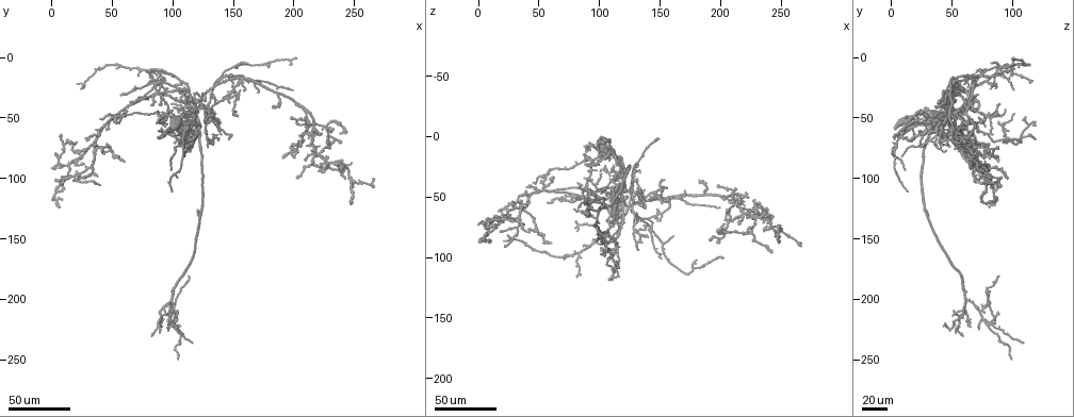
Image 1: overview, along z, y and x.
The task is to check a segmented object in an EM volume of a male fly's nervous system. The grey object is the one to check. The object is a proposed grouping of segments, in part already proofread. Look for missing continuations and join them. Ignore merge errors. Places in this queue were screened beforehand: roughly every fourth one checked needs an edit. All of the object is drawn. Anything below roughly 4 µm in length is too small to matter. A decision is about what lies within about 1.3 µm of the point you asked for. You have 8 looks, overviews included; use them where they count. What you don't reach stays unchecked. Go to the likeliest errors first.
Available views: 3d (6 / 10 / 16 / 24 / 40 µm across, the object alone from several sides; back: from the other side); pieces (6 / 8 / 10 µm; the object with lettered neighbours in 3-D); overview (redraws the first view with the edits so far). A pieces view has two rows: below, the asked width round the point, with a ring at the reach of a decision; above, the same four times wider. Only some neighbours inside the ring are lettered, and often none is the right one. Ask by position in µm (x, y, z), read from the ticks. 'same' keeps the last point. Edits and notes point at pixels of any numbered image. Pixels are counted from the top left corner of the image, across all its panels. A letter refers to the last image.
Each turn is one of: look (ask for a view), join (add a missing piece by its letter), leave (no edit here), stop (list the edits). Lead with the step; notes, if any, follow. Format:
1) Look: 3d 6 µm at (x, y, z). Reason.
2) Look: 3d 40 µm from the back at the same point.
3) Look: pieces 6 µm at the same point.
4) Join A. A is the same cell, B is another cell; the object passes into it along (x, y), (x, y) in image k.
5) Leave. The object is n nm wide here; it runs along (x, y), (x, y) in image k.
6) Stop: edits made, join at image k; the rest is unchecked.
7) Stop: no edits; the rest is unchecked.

Look: 3d 40 µm at (156, 28, 44). Tapers out.

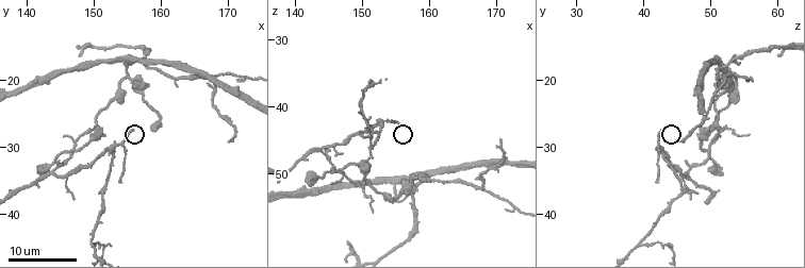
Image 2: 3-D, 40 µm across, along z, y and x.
Look: pieces 6 µm at (155.5, 27.0, 42.5).

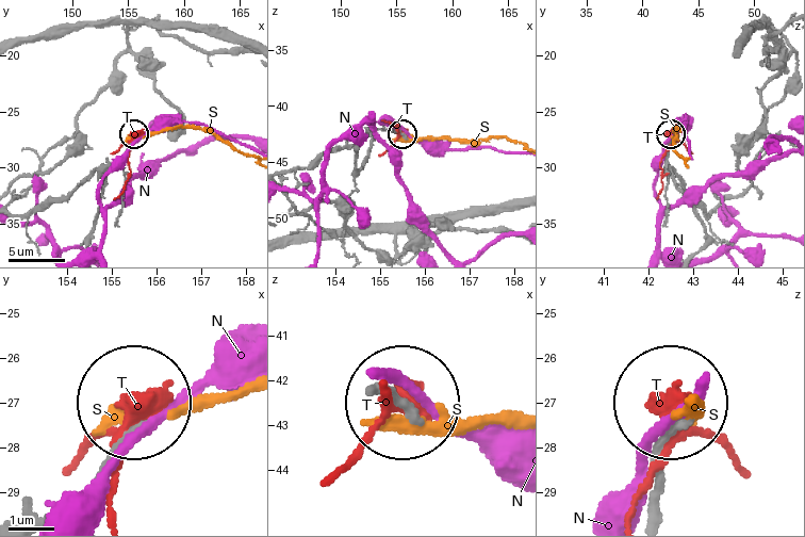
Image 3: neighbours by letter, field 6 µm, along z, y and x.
Leave. N, S and T are other cells; none of them fits.

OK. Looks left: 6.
Look: 3d 16 µm at (148.0, 16.0, 60.0). An open end.

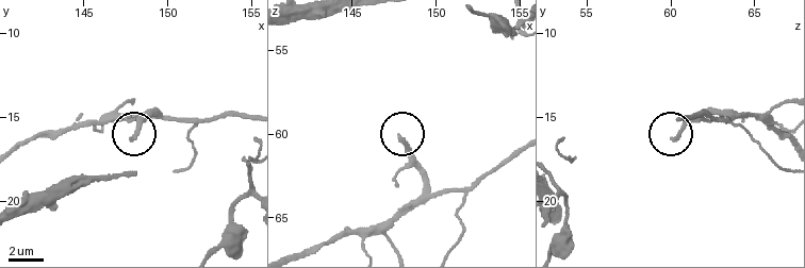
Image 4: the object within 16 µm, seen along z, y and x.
Look: pieces 10 µm at (148.0, 16.3, 60.2).

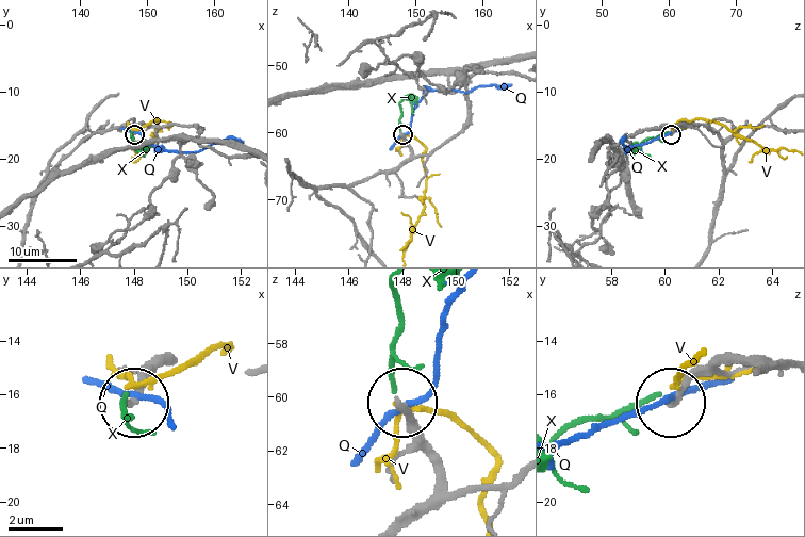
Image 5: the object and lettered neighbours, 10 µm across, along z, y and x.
Leave. Q, V and X are other cells; it runs along (786, 367), (724, 360), (672, 399) in image 5; no lettered piece goes on from it.

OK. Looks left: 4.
Look: 3d 24 µm at (22, 26, 84).

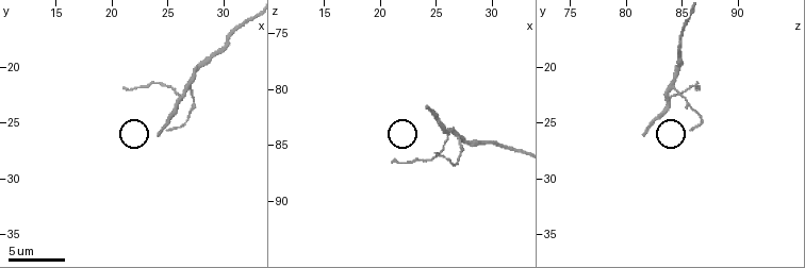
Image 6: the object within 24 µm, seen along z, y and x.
Look: pieces 6 µm at (24.2, 26.2, 81.8).

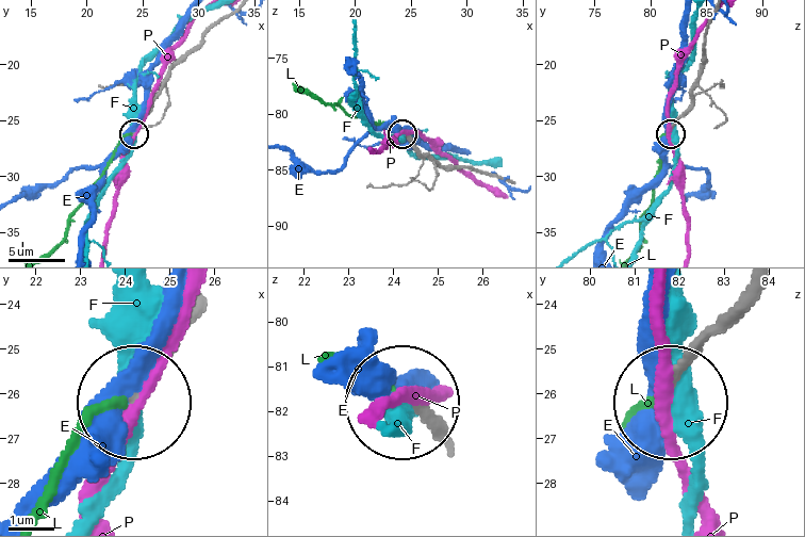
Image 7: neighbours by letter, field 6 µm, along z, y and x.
Join L. L is the same cell, E, F and P are other cells; it goes on there.

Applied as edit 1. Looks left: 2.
Look: 3d 24 µm at (80, 18, 116). An open end.

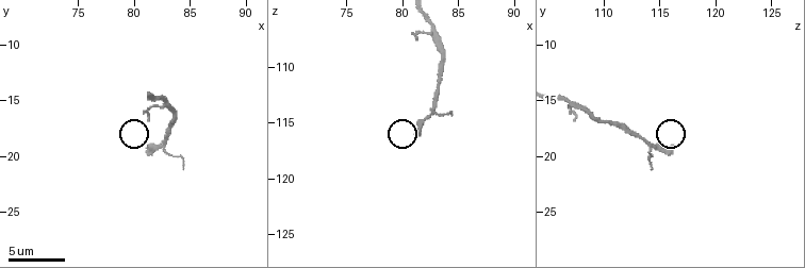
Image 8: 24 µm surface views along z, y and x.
Look: pieces 10 µm at (81.4, 19.6, 116.0).

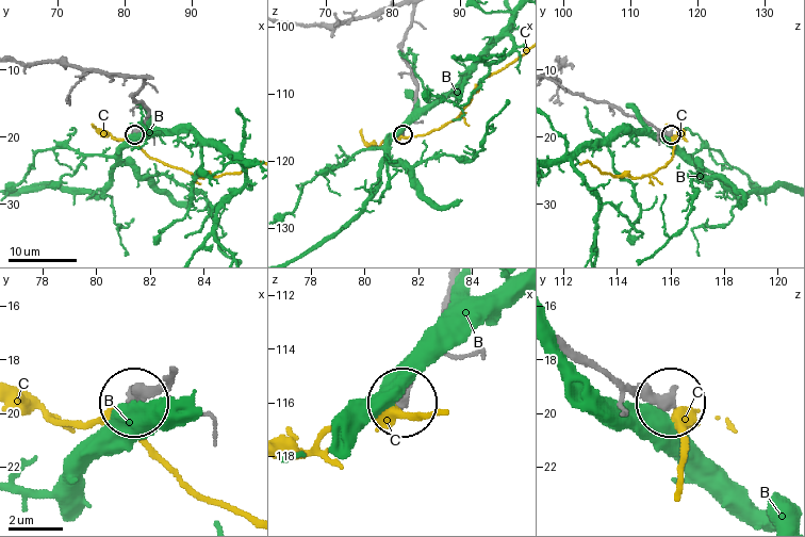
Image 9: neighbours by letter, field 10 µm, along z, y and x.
Leave. B and C are other cells; it runs along (570, 90), (617, 106), (670, 133) in image 9; none of them fits.

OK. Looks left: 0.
Stop: edits made, join at image 7; the rest is unchecked.

